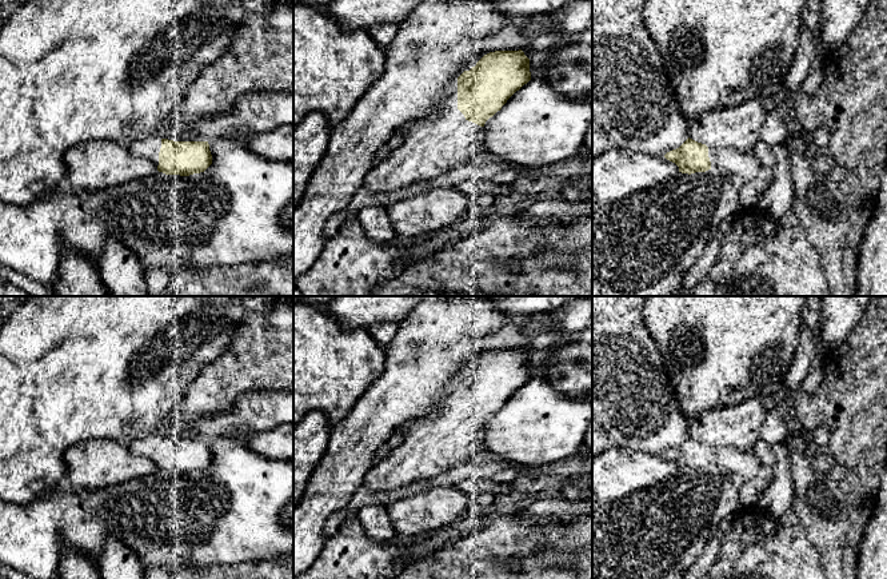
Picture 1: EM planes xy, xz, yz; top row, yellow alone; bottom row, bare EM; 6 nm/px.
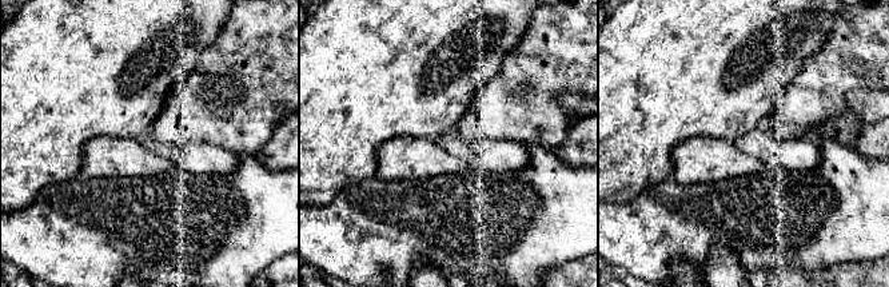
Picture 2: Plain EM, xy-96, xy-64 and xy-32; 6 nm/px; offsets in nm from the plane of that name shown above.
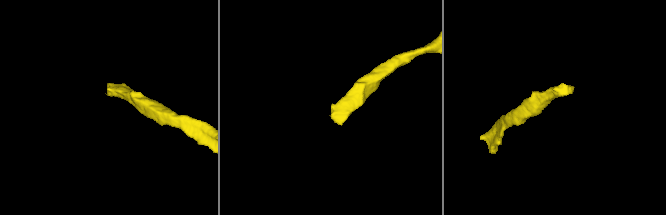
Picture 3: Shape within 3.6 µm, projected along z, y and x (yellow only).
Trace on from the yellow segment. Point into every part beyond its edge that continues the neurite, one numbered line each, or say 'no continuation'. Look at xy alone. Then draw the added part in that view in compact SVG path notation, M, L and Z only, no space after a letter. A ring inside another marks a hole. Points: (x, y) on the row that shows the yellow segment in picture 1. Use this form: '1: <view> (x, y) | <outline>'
1: xy (148, 148) | M156 133L147 139L132 143L128 149L133 155L152 161L156 167L159 165L159 152L161 148L161 137Z

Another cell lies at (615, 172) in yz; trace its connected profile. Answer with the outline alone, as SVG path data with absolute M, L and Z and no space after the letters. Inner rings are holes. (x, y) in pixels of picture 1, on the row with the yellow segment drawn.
M612 145L592 159L592 192L599 204L655 187L679 173L664 156L627 152Z

